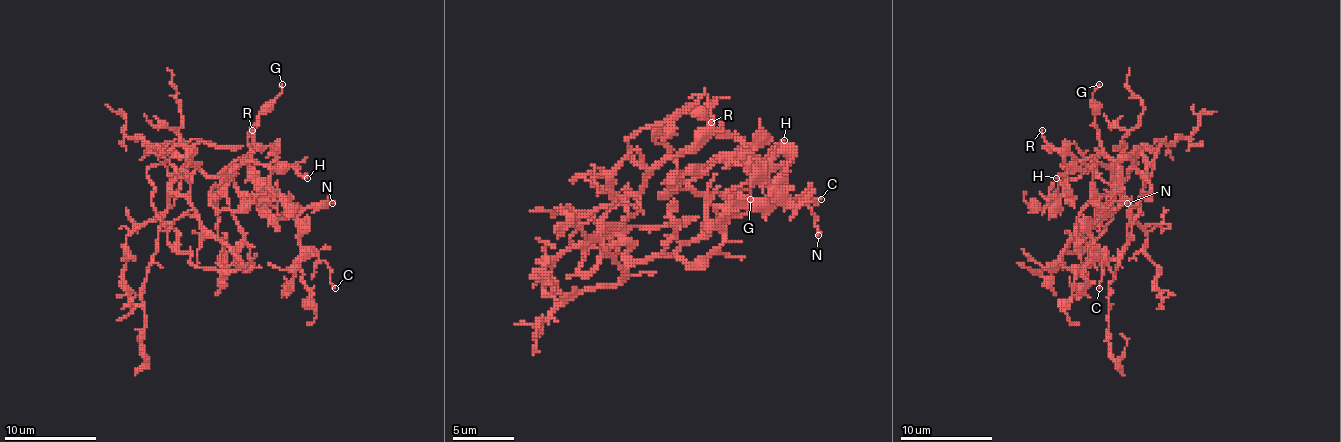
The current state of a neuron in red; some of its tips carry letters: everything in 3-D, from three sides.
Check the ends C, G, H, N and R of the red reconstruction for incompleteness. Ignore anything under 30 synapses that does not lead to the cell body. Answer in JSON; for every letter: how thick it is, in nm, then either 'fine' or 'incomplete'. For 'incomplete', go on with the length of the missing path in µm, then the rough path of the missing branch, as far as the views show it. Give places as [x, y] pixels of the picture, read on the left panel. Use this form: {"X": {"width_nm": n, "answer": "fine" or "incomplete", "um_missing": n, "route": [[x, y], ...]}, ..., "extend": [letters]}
{"C": {"width_nm": 150, "answer": "fine"}, "G": {"width_nm": 160, "answer": "fine"}, "H": {"width_nm": 180, "answer": "fine"}, "N": {"width_nm": 120, "answer": "fine"}, "R": {"width_nm": 190, "answer": "fine"}, "extend": []}

